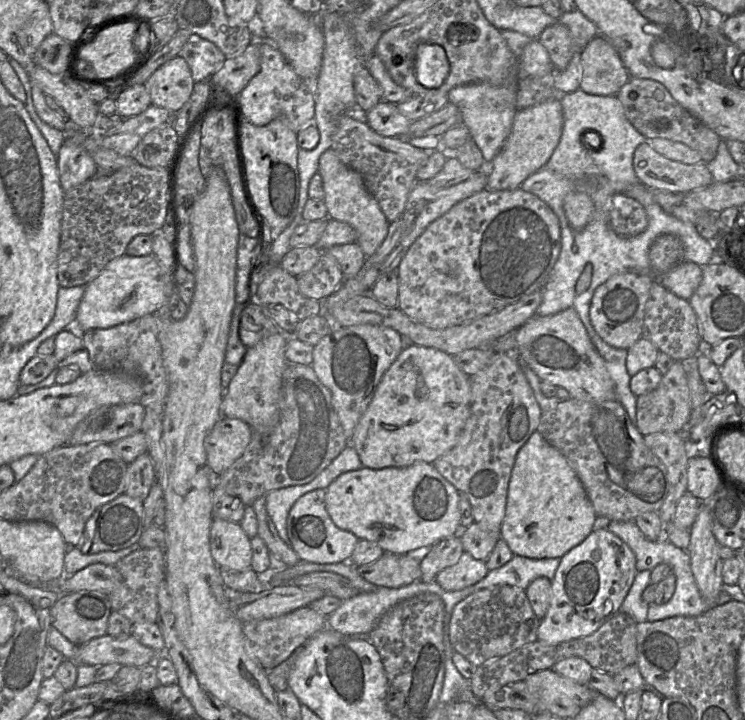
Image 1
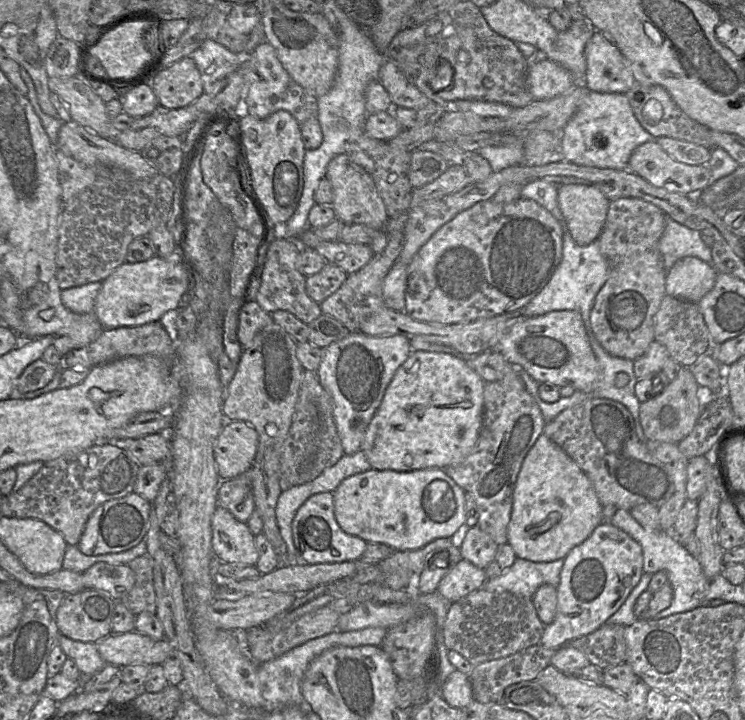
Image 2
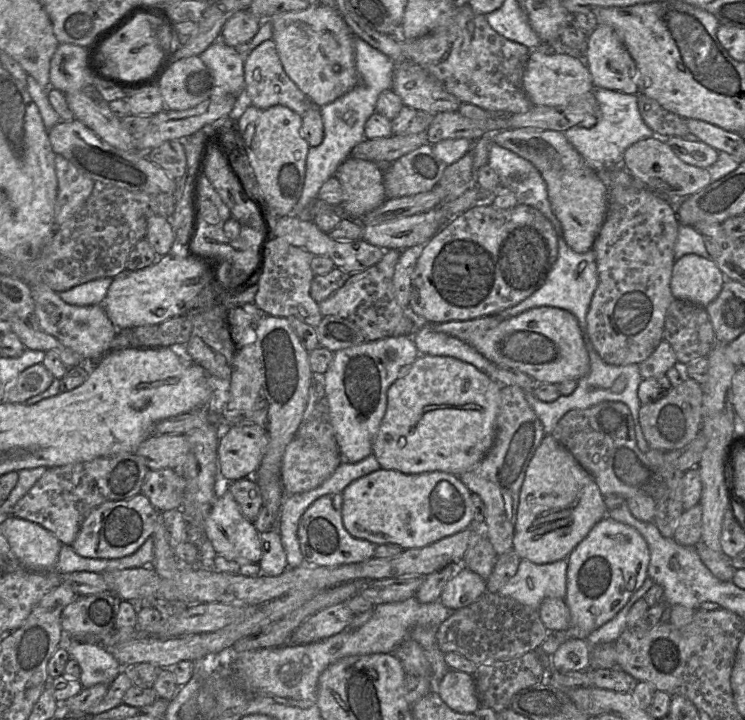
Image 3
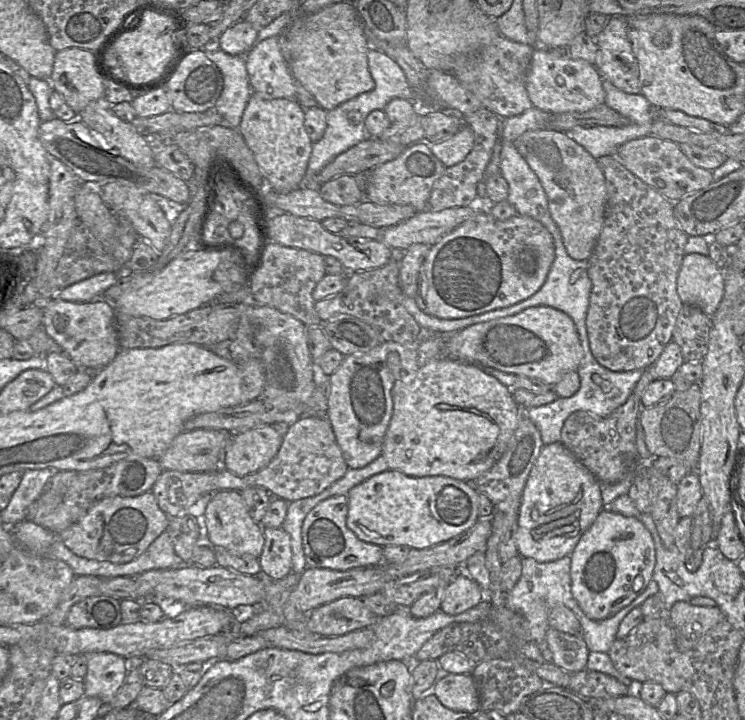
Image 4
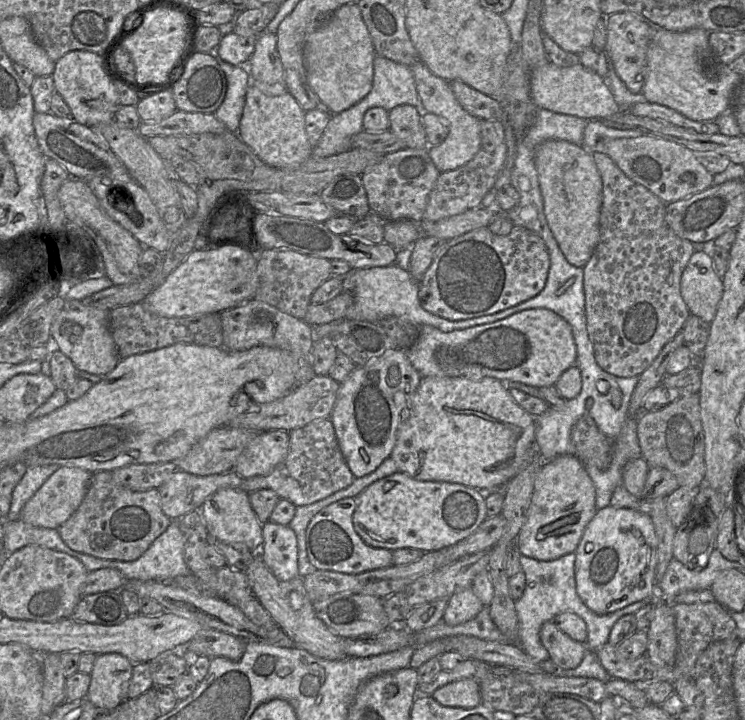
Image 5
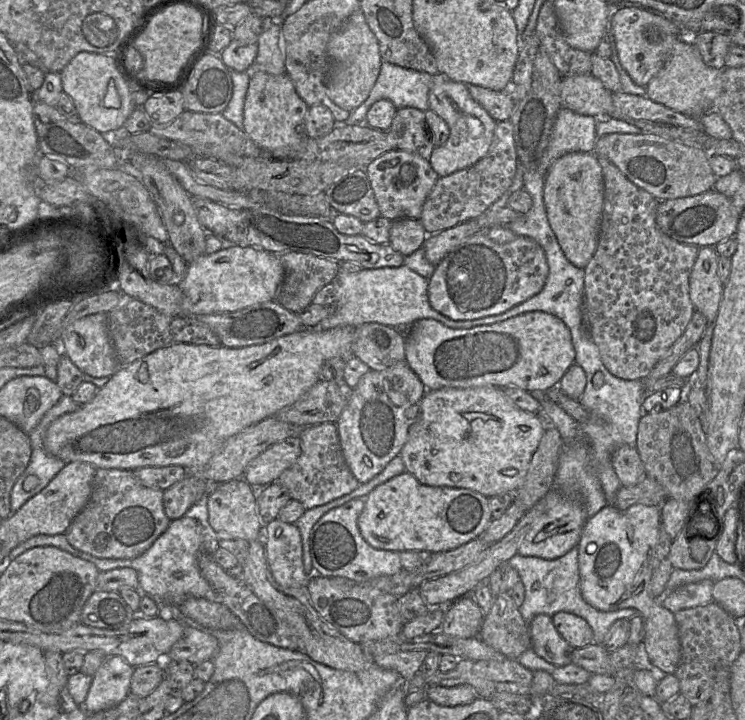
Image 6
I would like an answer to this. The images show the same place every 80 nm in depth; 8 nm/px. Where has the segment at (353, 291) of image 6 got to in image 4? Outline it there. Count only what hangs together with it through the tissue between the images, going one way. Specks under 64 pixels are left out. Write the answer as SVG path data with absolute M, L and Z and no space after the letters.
M402 290L401 293L403 295L402 305L424 332L453 334L454 332L458 332L476 324L476 321L473 321L473 318L470 317L461 319L441 319L430 316L418 307L414 297L406 296Z

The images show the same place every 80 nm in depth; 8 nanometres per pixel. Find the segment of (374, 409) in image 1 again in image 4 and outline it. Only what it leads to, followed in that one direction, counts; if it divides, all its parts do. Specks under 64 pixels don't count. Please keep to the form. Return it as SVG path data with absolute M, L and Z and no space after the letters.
M435 358L420 363L415 375L403 376L396 381L392 388L393 413L385 434L382 446L382 456L385 458L389 469L398 470L410 477L445 476L467 483L472 483L483 473L488 471L503 455L507 445L521 420L520 407L512 397L512 390L501 384L492 376L487 375L477 366L455 358Z

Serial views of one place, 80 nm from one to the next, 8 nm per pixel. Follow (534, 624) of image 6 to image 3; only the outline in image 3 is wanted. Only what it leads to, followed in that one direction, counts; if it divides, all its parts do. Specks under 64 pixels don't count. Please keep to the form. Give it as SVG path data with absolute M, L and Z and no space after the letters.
M570 639L551 655L553 668L583 671L590 666L590 646L584 639Z

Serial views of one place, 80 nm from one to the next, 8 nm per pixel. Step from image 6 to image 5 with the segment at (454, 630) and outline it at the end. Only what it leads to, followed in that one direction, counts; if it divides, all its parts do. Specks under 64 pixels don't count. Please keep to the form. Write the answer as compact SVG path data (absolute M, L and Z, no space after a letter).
M471 586L460 589L448 598L442 622L449 626L465 623L473 619L482 608L483 604Z

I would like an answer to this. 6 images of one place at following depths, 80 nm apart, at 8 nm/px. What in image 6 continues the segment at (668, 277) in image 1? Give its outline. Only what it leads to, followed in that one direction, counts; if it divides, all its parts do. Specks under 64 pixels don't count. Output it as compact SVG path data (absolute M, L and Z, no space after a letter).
M713 246L700 247L689 276L689 296L696 311L702 313L708 323L715 322L724 285L718 275L718 253Z

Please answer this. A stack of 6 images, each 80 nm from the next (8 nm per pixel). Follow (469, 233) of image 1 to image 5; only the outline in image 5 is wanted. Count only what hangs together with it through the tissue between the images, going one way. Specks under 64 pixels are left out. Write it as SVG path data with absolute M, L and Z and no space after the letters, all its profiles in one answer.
M513 225L513 228L508 235L500 236L492 233L488 227L481 227L478 229L474 229L470 232L464 233L455 238L446 240L443 243L443 245L438 249L432 264L430 265L430 267L427 269L427 271L420 280L418 297L421 306L426 311L435 314L437 316L440 316L442 318L453 321L477 318L485 315L494 314L502 310L514 307L539 294L546 284L549 267L550 267L550 257L547 247L543 239L537 233L524 227Z

